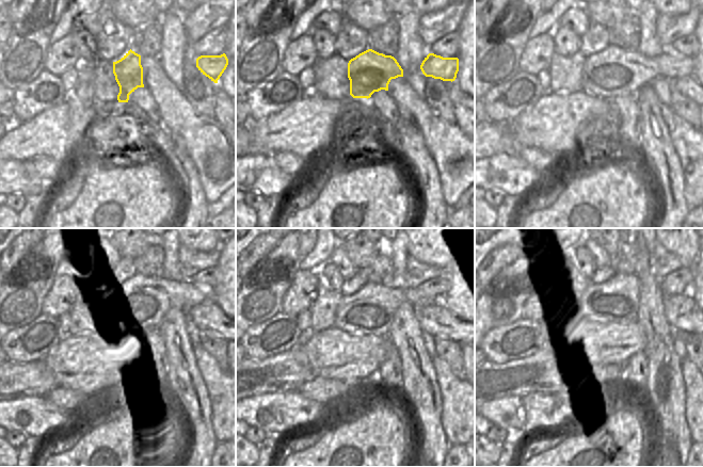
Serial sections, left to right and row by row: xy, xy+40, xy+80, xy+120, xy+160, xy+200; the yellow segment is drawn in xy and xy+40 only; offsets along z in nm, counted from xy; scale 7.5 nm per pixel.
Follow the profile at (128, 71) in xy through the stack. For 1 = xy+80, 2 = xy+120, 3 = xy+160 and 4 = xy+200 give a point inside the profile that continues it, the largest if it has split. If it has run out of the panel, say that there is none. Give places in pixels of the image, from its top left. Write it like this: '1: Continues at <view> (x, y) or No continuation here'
1: Continues at xy+80 (613, 71)
2: Continues at xy+120 (139, 309)
3: Continues at xy+160 (370, 310)
4: Continues at xy+200 (616, 301)

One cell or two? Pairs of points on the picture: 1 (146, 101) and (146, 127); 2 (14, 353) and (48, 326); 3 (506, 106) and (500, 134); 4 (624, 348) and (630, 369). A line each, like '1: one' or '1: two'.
1: one
2: one
3: two
4: two

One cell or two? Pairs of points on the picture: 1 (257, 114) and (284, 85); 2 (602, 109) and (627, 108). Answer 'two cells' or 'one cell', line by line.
1: one cell
2: two cells

